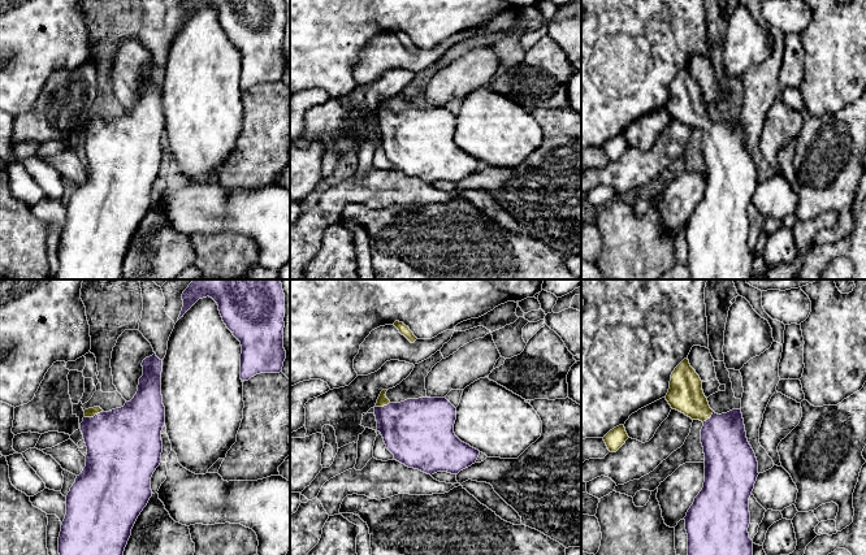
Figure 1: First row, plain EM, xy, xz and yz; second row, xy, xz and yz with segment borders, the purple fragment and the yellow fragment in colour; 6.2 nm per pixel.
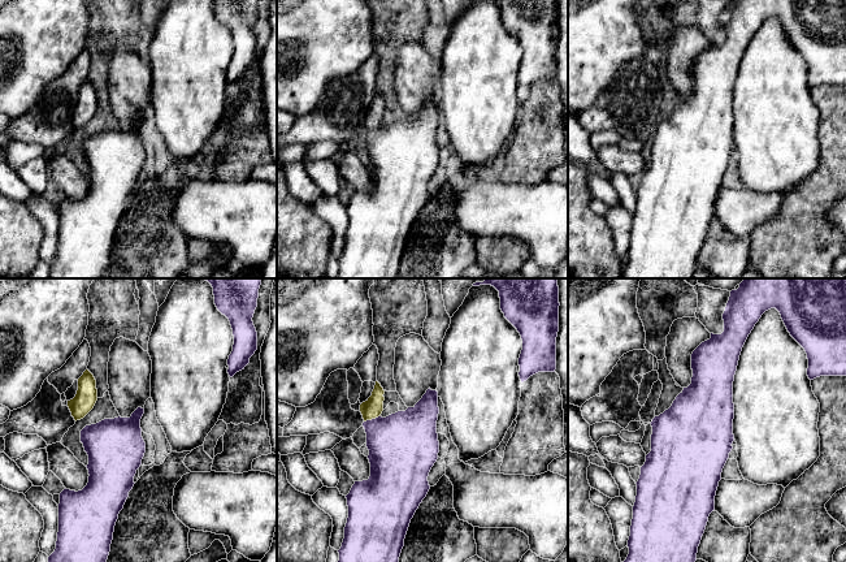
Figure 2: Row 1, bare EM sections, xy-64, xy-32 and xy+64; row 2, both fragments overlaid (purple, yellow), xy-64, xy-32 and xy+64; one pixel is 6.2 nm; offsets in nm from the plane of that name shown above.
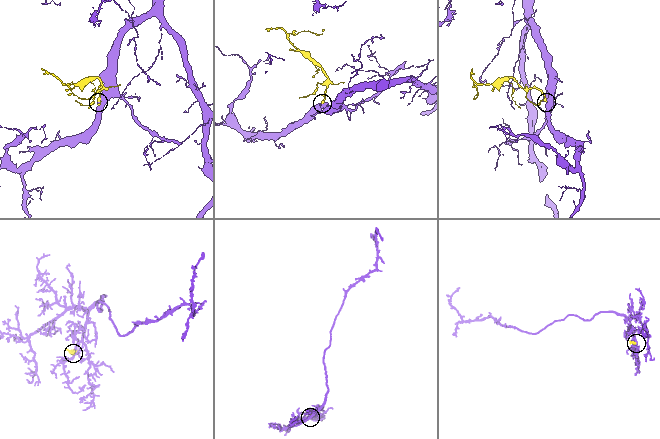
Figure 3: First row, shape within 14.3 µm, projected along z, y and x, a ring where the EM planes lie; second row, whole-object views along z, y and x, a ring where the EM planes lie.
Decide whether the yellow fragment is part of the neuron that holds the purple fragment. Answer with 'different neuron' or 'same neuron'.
same neuron

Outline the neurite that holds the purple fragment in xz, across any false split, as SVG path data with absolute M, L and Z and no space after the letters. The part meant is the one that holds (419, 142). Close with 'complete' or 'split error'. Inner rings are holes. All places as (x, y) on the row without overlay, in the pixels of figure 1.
M382 99L374 125L377 140L394 169L426 183L458 183L476 172L480 160L454 142L456 117L446 107L391 112Z; split error

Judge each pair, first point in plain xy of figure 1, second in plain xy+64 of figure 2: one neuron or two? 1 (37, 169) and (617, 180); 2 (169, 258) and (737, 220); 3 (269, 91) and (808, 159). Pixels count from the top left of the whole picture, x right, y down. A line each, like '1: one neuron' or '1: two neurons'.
1: one neuron
2: two neurons
3: two neurons

